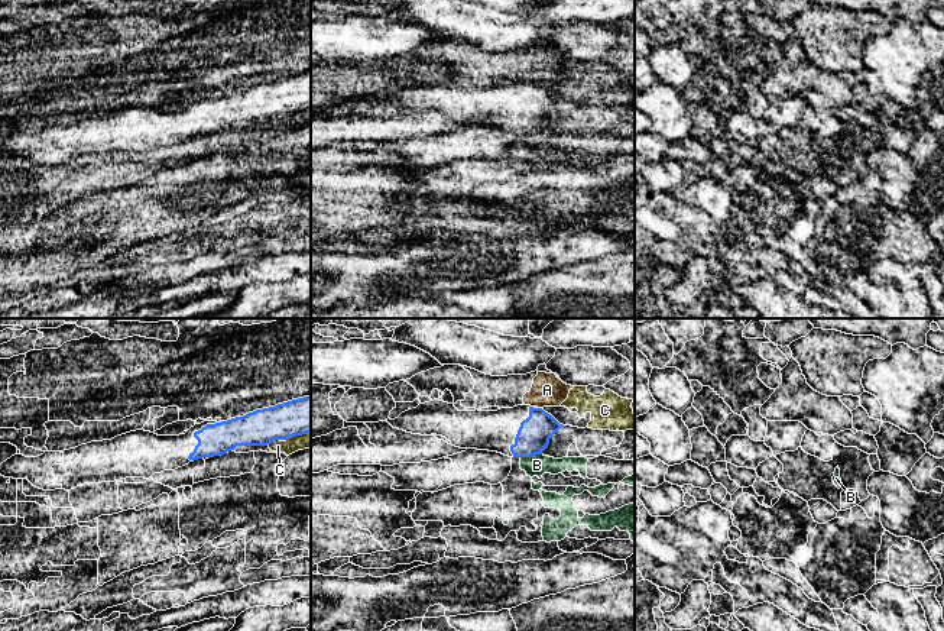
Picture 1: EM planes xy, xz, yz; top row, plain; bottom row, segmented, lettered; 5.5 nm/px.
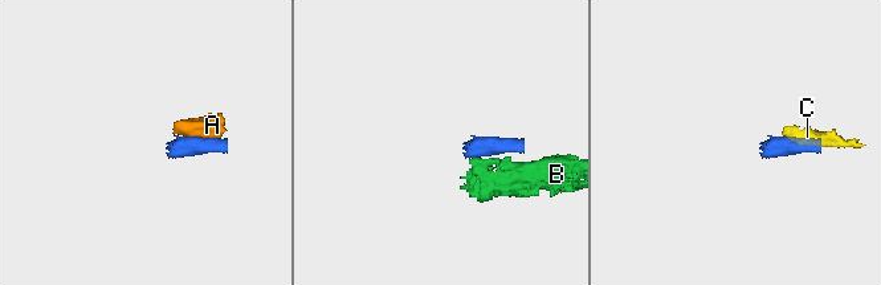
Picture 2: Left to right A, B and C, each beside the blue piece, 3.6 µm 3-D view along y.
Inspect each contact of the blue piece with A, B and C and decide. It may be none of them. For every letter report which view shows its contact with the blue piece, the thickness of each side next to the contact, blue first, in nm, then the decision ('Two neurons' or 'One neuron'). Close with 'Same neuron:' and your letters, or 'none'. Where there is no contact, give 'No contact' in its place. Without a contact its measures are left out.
A: Touches blue in xz. Thickness 180 nm (blue) against 180 nm. Two neurons
B: Touches blue in xz. Thickness 180 nm (blue) against 120 nm. Two neurons
C: Touches blue in xy. Thickness 200 nm (blue) against 90 nm. Two neurons
Same neuron: none

